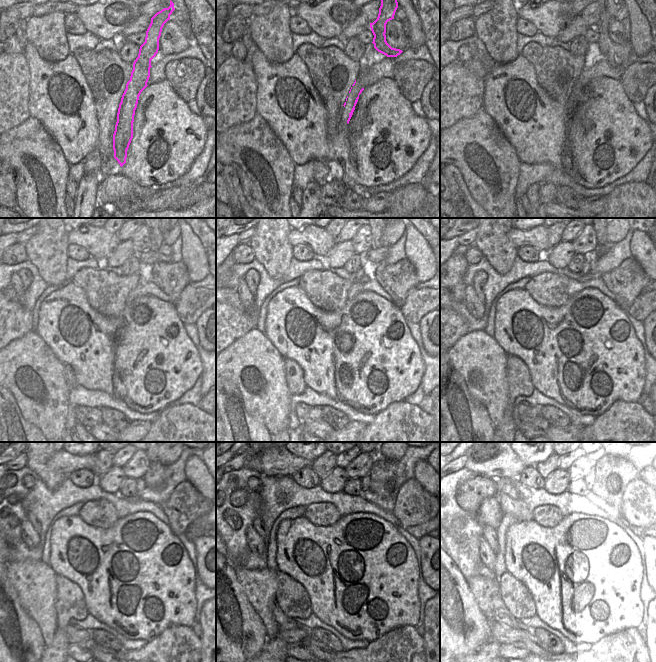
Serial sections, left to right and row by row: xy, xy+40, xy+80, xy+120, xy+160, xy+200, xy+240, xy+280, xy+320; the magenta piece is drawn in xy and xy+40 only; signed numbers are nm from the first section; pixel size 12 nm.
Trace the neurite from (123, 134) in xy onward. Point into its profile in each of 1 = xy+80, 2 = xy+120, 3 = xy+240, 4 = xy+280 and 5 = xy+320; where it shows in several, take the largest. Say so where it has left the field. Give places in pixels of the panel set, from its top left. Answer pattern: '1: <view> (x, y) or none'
1: xy+80 (616, 55)
2: xy+120 (171, 278)
3: xy+240 (185, 504)
4: xy+280 (413, 506)
5: xy+320 (640, 508)

